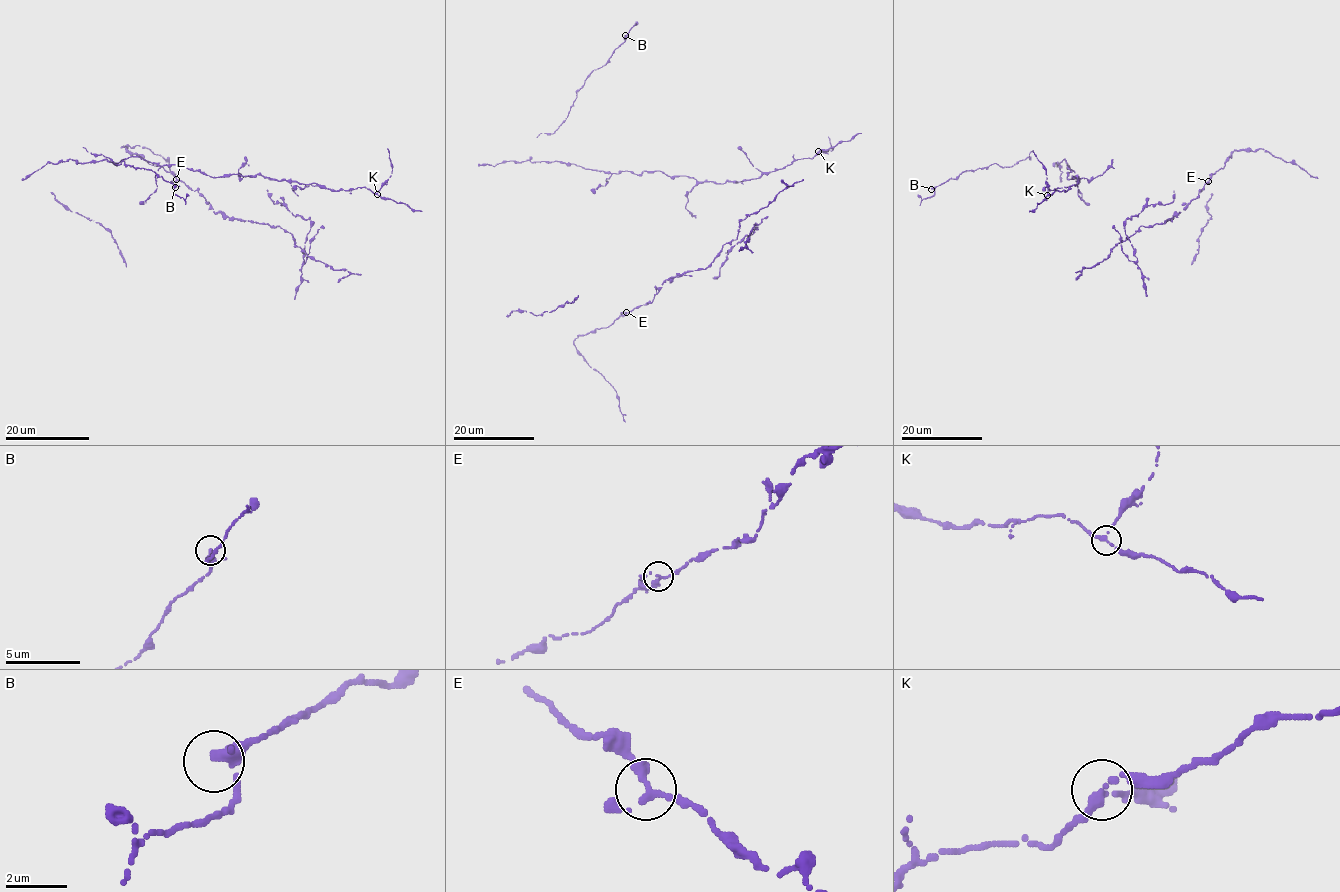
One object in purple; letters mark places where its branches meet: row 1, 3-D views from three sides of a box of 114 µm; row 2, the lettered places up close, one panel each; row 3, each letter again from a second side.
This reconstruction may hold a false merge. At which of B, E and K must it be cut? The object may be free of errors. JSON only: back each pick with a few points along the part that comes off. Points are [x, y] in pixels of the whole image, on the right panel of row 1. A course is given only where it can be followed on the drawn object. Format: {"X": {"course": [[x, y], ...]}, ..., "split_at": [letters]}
{"split_at": []}

